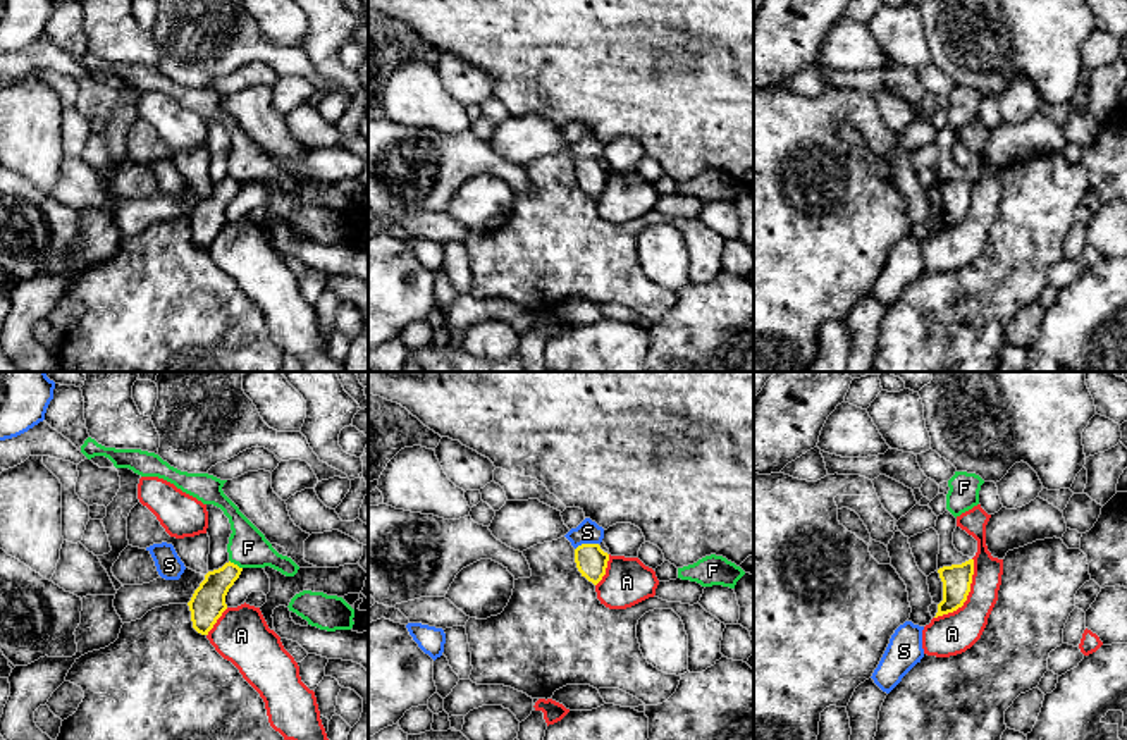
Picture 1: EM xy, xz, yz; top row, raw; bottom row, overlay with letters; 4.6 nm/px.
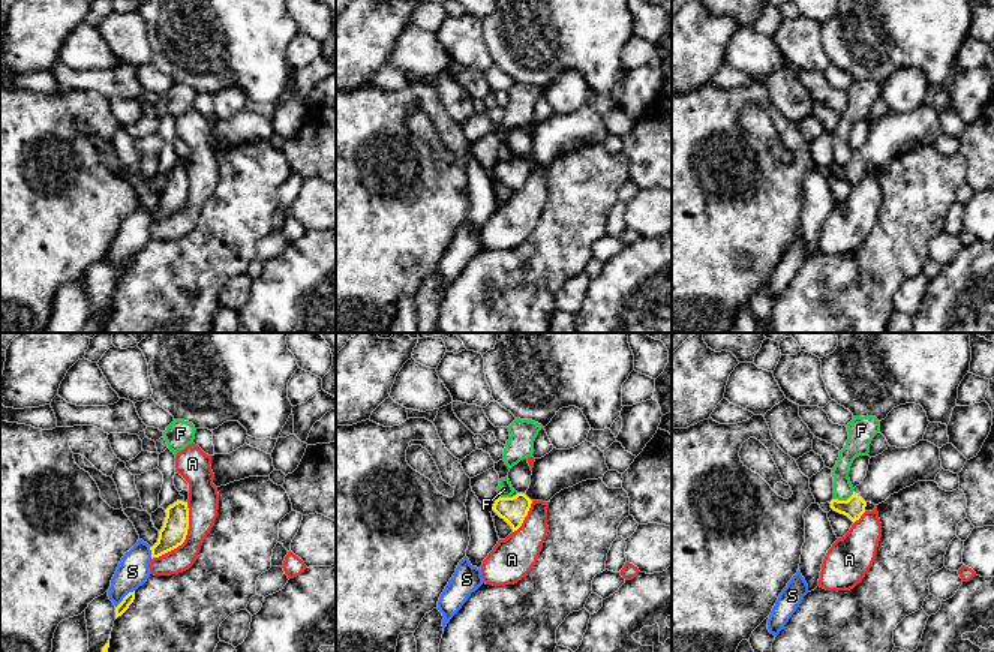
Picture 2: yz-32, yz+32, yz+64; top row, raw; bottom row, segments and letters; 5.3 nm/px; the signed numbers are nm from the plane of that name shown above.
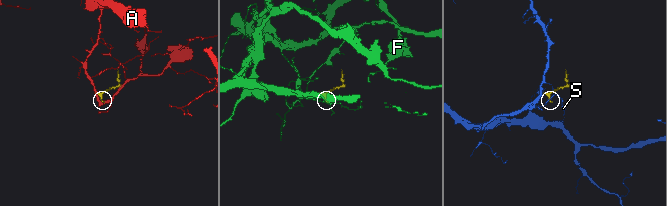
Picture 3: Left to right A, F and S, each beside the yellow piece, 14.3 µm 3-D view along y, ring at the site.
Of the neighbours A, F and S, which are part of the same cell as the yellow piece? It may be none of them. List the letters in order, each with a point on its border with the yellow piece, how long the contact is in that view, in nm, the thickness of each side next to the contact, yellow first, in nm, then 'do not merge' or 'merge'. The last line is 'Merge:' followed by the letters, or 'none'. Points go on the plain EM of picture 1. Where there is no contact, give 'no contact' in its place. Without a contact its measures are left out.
A: yz (967, 209) | 340 nm | 140/200 nm | do not merge
F: xy (236, 179) | 80 nm | 160/190 nm | do not merge
S: xz (585, 159) | 120 nm | 150/110 nm | do not merge
Merge: none

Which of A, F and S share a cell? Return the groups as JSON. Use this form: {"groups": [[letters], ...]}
{"groups": [["A"], ["F"], ["S"]]}

